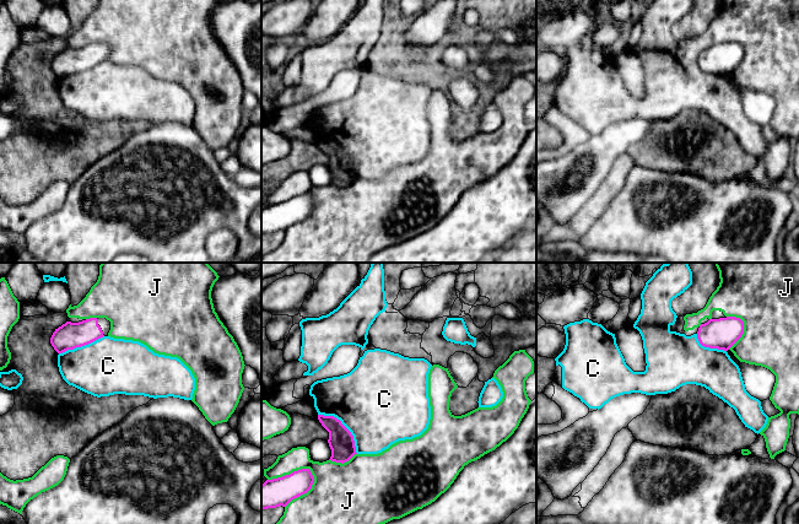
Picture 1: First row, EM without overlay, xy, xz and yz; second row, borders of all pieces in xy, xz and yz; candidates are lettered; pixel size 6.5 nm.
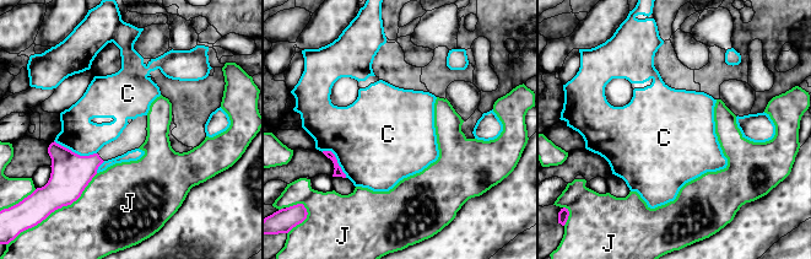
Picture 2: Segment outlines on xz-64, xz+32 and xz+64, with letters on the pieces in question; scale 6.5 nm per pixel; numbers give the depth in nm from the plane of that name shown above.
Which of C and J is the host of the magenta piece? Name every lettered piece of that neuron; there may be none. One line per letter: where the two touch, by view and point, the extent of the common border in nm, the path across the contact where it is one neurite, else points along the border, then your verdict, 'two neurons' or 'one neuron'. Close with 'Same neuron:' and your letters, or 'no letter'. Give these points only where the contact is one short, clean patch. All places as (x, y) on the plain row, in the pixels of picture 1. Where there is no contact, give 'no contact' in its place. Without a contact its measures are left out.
C: meets magenta in xz at (344, 151); contact 380 nm long; border along xz (318, 139), (335, 141), (352, 161), (357, 178); two neurons
J: meets magenta in xz at (295, 196); contact 320 nm long; two neurons
Same neuron: no letter

